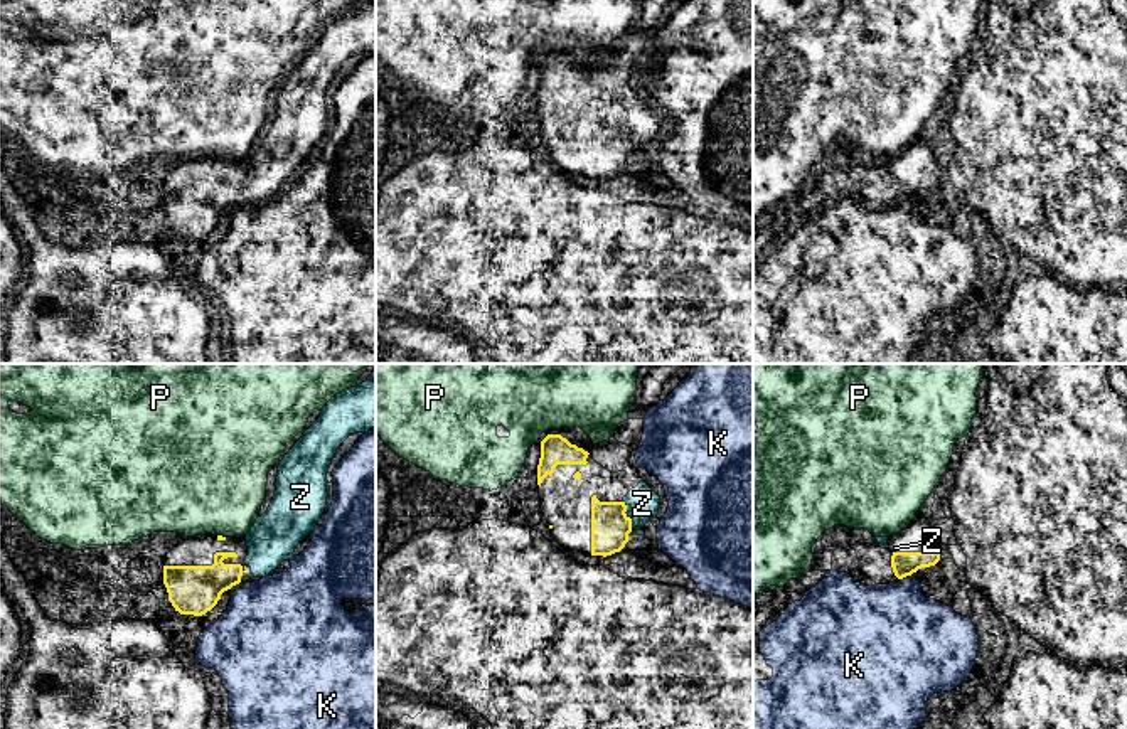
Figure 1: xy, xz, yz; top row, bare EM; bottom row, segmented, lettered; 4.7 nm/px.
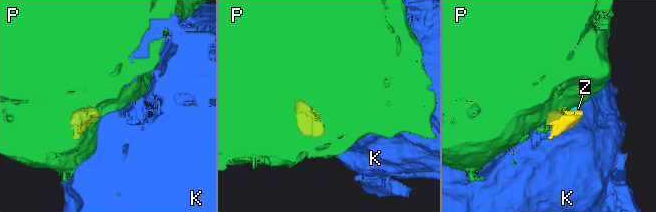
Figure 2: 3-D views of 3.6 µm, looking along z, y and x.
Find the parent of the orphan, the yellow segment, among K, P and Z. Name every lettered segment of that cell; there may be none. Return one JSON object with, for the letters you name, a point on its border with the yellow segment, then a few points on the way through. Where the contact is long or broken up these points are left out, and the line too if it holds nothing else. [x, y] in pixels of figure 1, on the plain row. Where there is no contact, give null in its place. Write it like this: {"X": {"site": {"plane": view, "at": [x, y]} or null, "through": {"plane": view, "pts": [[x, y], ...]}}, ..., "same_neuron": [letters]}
{"Z": {"site": {"plane": "xz", "at": [625, 138]}, "through": {"plane": "xz", "pts": [[610, 150], [625, 138], [642, 127]]}}, "same_neuron": ["Z"]}

